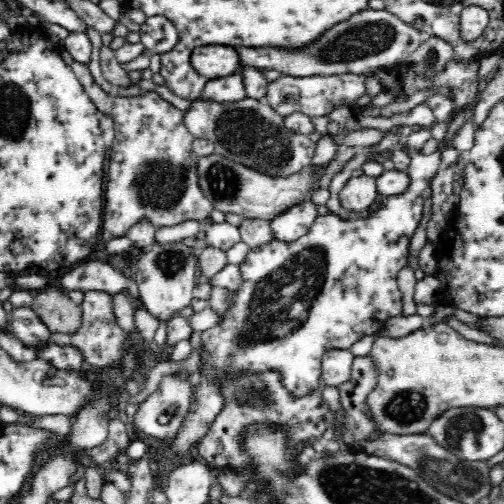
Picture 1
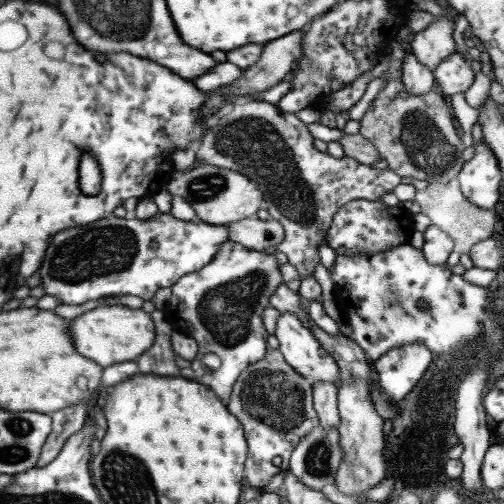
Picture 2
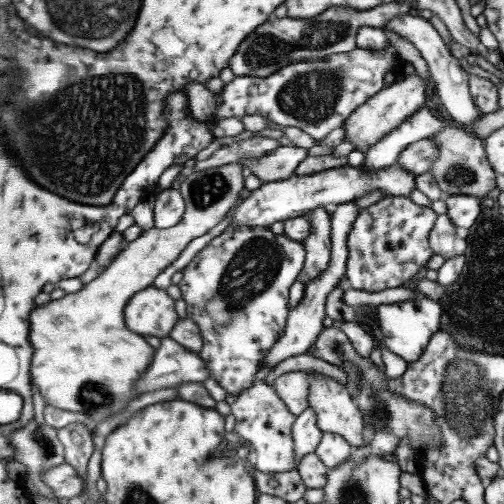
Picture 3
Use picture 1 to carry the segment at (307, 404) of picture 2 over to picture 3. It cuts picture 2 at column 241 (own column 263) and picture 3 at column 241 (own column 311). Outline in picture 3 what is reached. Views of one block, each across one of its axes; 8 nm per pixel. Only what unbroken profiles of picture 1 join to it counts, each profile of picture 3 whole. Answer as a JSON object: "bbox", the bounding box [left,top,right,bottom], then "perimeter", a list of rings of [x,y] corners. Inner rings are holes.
{"bbox":[231,380,299,472],"perimeter":[[[257,380],[255,386],[243,392],[231,404],[231,430],[233,436],[247,442],[255,454],[257,464],[255,470],[261,472],[291,472],[297,468],[297,454],[295,454],[295,422],[299,422],[297,414],[291,414],[287,404],[279,398],[275,386],[267,384],[267,380]]]}

